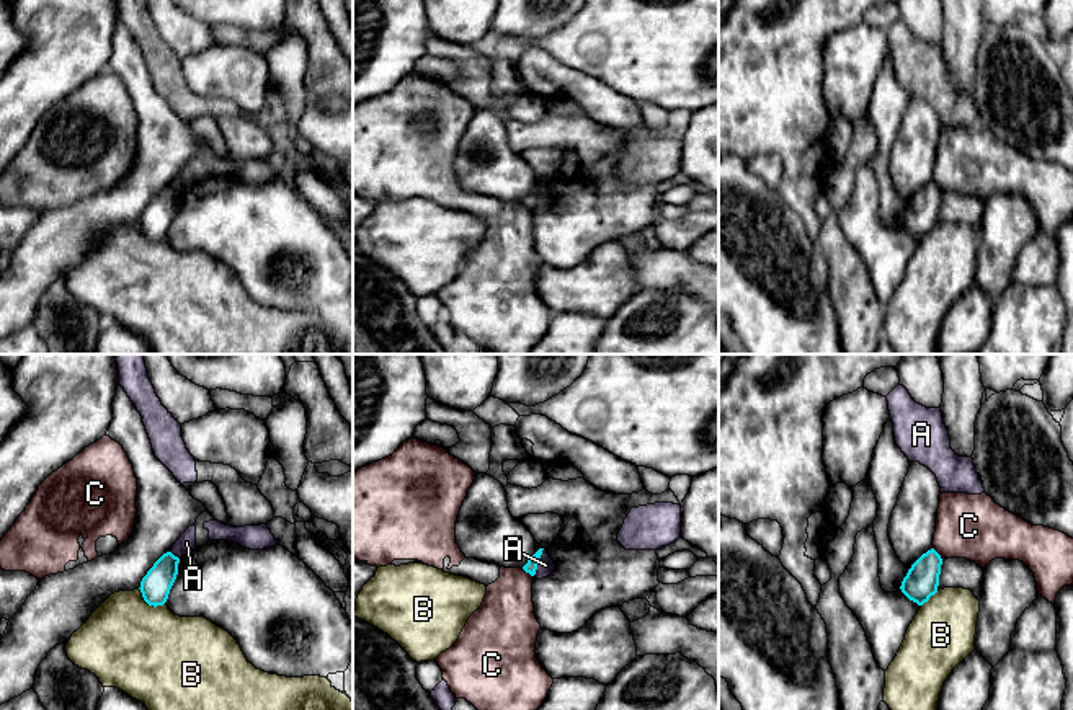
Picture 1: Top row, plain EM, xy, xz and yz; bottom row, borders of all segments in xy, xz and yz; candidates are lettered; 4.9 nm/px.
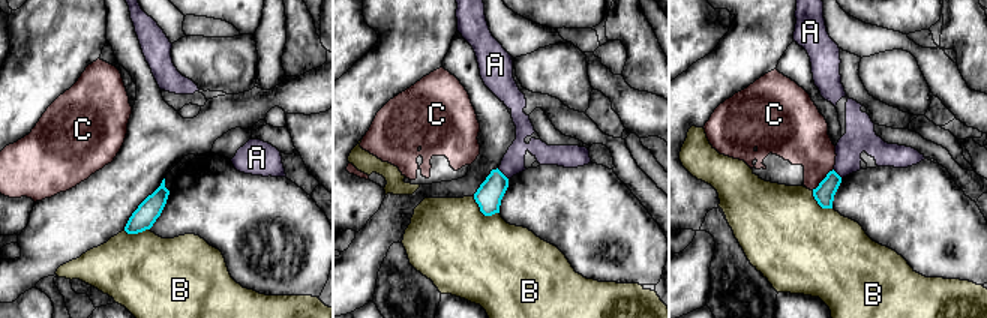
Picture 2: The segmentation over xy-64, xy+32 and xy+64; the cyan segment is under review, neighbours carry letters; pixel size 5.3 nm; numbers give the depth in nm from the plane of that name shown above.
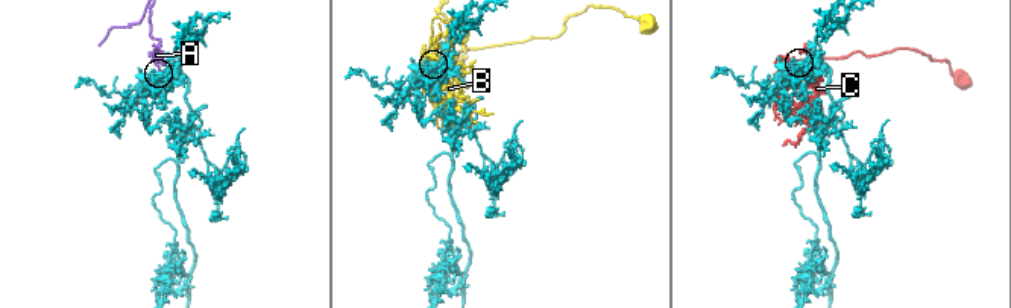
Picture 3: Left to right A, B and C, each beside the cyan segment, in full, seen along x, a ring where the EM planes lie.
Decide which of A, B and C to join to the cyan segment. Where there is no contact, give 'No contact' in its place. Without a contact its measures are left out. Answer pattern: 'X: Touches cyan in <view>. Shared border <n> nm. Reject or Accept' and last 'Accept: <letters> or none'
A: Touches cyan in xz. Shared border 150 nm. Reject
B: Touches cyan in xy. Shared border 150 nm. Reject
C: Touches cyan in xz. Shared border 80 nm. Reject
Accept: none

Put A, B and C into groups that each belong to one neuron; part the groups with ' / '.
A / B / C

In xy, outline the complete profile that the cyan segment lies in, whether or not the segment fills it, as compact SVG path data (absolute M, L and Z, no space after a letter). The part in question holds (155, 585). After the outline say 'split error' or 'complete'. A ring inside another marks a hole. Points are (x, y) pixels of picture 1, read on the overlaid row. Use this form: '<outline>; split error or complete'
M163 553L140 581L140 592L149 606L163 606L178 575L180 558Z; complete

